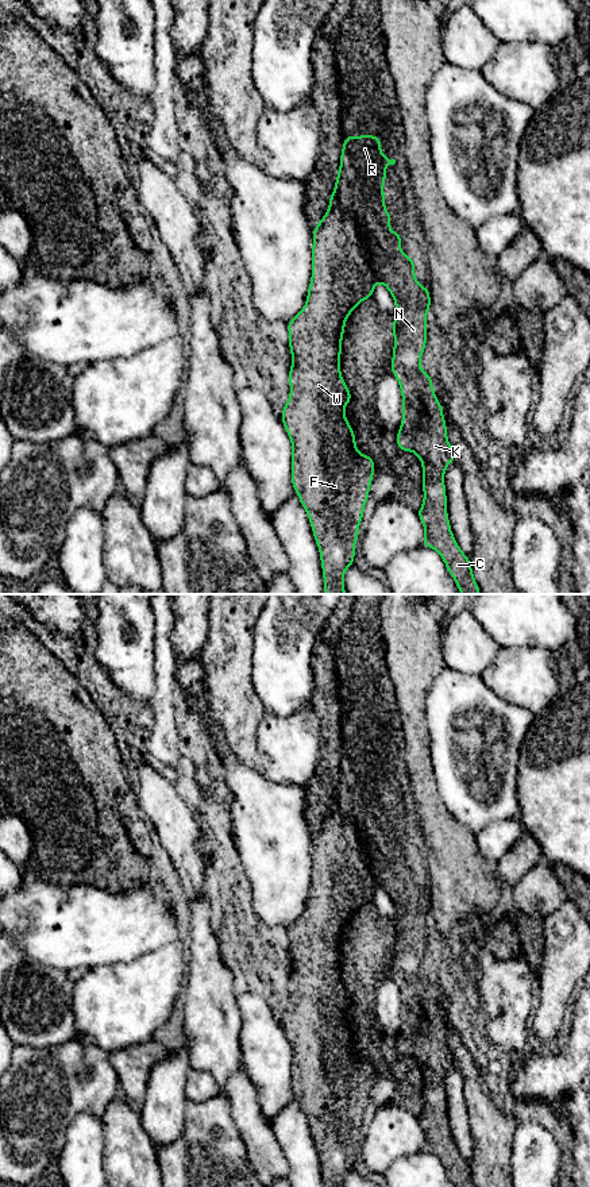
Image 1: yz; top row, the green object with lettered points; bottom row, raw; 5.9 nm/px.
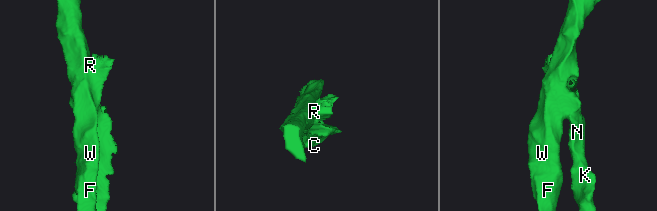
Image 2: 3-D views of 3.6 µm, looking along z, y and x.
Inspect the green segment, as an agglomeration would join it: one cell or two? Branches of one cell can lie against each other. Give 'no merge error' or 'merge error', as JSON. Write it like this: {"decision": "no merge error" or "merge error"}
{"decision": "merge error"}

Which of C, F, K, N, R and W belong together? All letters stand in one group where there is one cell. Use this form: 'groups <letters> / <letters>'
groups C K N R / F W

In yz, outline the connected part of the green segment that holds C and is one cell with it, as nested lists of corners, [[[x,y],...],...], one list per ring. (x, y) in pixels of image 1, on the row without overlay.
[[[348,737],[343,747],[335,801],[339,805],[343,821],[356,828],[359,839],[367,849],[375,885],[389,894],[396,907],[396,924],[392,928],[394,953],[390,974],[401,991],[404,1011],[401,1032],[396,1040],[400,1056],[414,1057],[423,1070],[424,1106],[417,1115],[425,1134],[423,1151],[440,1159],[455,1187],[475,1187],[470,1164],[459,1153],[447,1119],[444,1078],[447,1070],[456,1067],[456,1063],[447,1044],[446,1024],[432,991],[433,982],[429,982],[420,971],[427,948],[425,924],[431,914],[429,893],[423,893],[414,883],[414,866],[408,859],[401,858],[401,837],[390,836],[390,817],[385,814],[385,798],[382,795],[386,786],[385,772],[394,768],[396,764],[383,762],[379,741],[360,740],[354,743]]]

